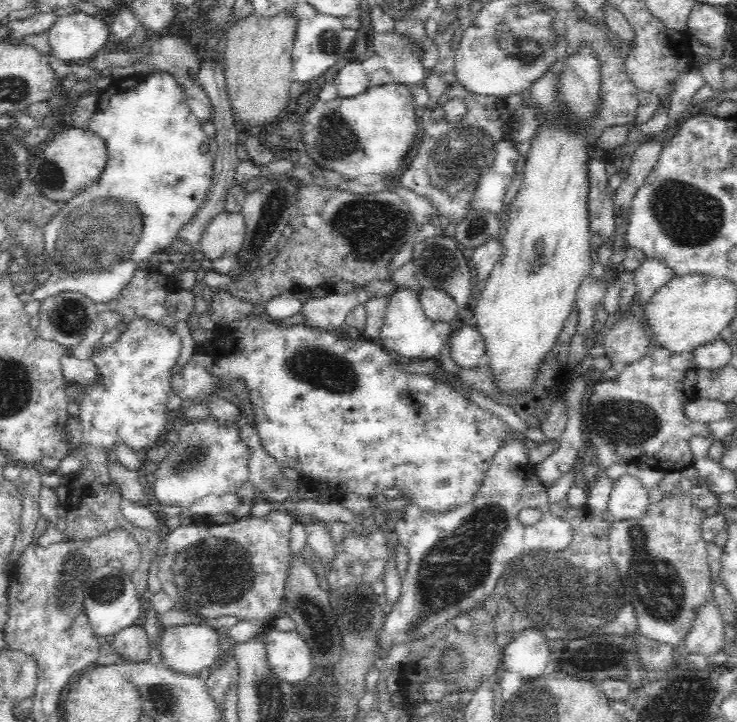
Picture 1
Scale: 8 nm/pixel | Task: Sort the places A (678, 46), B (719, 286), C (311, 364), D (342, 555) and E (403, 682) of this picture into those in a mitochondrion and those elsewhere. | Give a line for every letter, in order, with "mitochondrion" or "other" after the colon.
A: other
B: other
C: mitochondrion
D: other
E: other

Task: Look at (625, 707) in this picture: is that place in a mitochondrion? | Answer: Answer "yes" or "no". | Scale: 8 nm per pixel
no

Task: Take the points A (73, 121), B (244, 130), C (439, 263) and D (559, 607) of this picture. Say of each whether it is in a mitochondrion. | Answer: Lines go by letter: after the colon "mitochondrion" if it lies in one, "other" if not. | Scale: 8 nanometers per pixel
A: other
B: other
C: mitochondrion
D: mitochondrion

